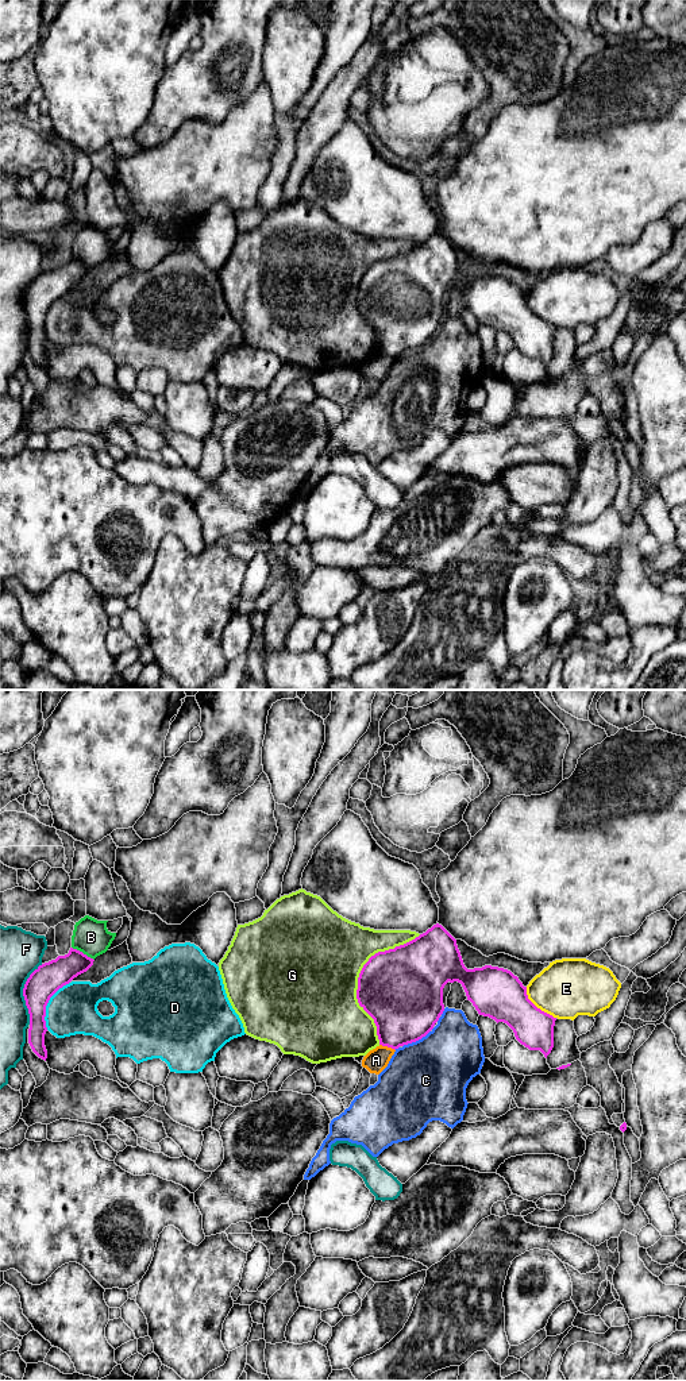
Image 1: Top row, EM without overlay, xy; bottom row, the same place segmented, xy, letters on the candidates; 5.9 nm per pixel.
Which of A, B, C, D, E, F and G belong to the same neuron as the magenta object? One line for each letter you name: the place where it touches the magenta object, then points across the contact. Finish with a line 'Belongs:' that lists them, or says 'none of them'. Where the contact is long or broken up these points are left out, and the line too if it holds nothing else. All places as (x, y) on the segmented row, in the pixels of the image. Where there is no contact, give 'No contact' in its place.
Belongs: none of them

